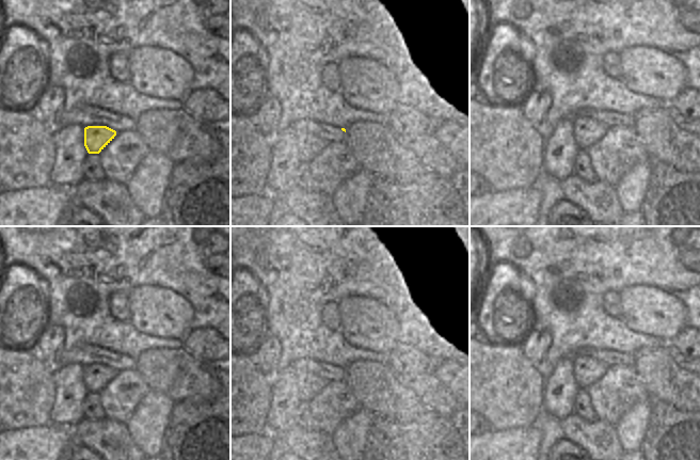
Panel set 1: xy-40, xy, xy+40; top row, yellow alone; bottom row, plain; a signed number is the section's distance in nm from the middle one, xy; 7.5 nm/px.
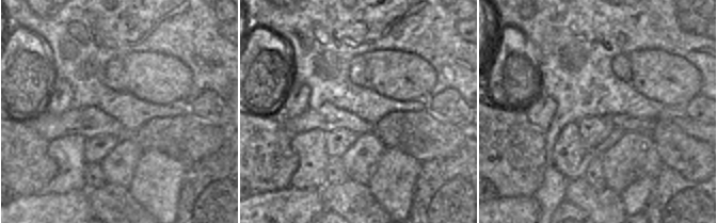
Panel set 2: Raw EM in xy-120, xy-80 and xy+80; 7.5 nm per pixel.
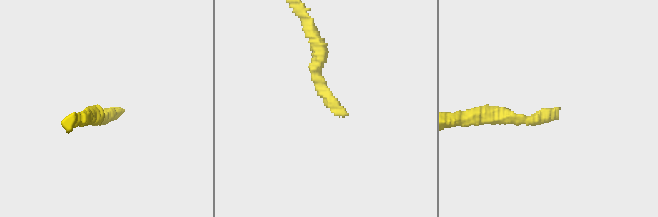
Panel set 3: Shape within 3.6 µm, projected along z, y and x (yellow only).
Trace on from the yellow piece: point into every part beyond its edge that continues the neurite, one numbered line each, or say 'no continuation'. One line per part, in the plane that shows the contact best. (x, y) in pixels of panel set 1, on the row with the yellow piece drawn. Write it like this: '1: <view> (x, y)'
1: xy (336, 135)

